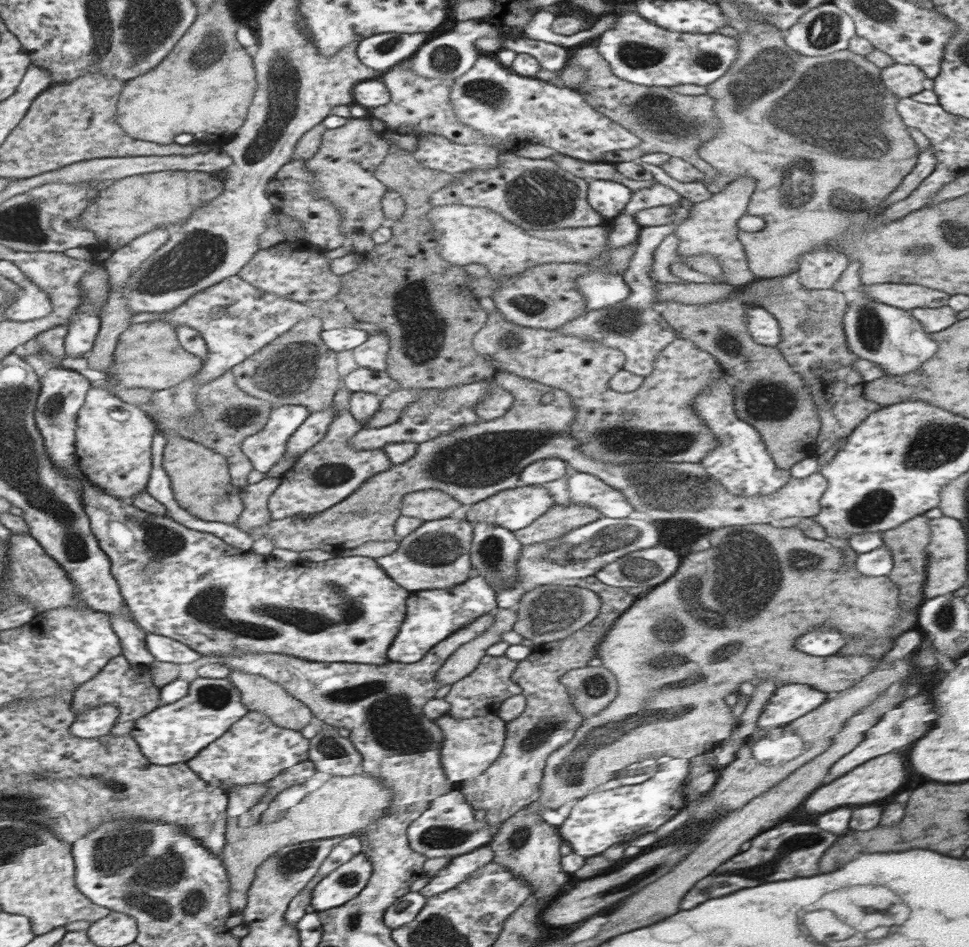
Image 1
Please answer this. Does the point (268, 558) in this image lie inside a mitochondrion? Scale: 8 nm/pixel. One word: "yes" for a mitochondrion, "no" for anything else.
no

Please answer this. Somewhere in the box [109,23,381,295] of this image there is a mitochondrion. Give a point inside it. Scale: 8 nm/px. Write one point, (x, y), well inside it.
(285, 86)

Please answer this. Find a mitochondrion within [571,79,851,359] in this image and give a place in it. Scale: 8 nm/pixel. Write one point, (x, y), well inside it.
(661, 115)

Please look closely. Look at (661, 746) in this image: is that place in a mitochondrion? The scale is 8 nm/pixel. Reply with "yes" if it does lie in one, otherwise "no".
no

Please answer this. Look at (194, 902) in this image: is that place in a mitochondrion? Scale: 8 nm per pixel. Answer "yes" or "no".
yes

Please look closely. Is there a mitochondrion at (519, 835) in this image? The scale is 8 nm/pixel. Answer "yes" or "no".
yes

